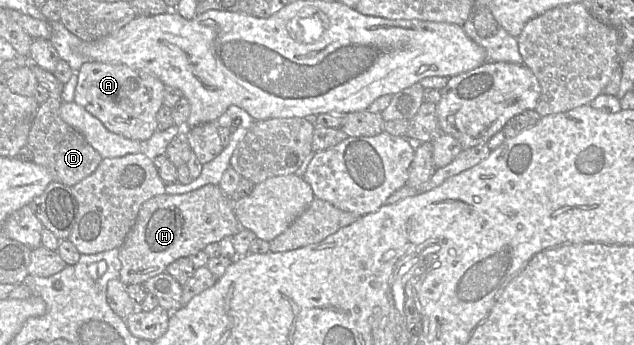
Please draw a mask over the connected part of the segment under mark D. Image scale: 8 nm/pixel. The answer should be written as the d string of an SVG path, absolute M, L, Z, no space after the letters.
M50 97L39 106L30 128L27 146L33 153L33 161L44 167L51 174L53 181L72 187L91 175L103 158L81 132L61 118L61 104L61 98Z

